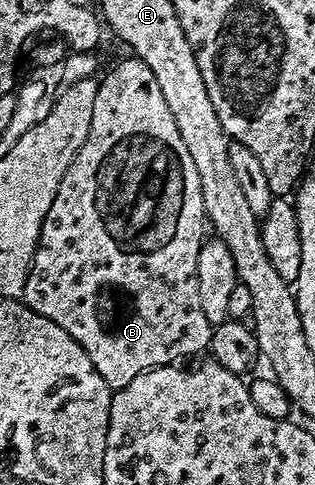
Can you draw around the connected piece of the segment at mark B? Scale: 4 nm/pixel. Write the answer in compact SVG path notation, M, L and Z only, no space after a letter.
M129 58L116 64L106 76L101 76L96 101L92 105L92 125L88 129L88 137L84 137L84 145L80 145L76 157L68 165L56 189L56 197L44 217L21 297L21 302L40 313L40 317L56 321L56 325L60 325L64 333L68 333L82 346L92 365L96 365L96 373L104 377L111 392L124 389L124 385L128 385L128 381L132 381L140 373L177 364L182 361L178 359L185 355L205 352L210 345L212 330L208 317L204 317L204 305L200 305L198 284L198 258L204 242L202 230L207 230L208 227L204 197L200 193L200 173L196 173L196 165L192 165L192 157L180 138L180 129L176 129L176 117L172 117L172 109L168 109L168 101L164 101L164 93L160 93L156 73L152 73L152 69L148 69L142 59Z

